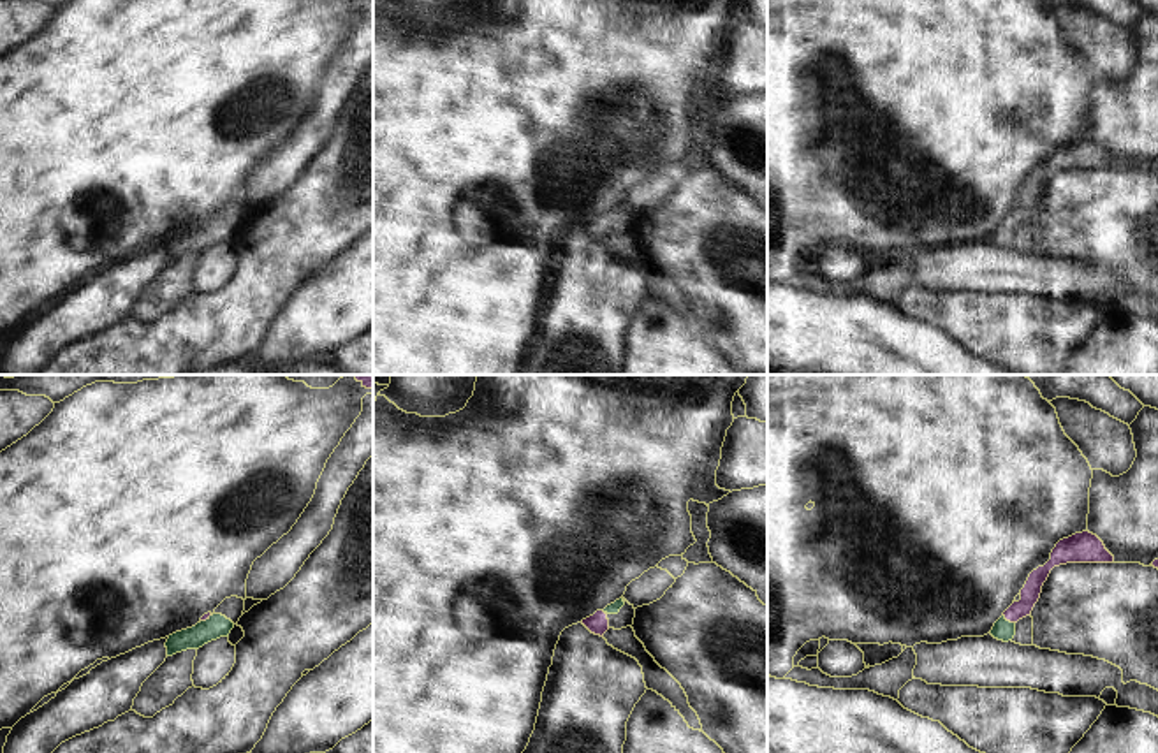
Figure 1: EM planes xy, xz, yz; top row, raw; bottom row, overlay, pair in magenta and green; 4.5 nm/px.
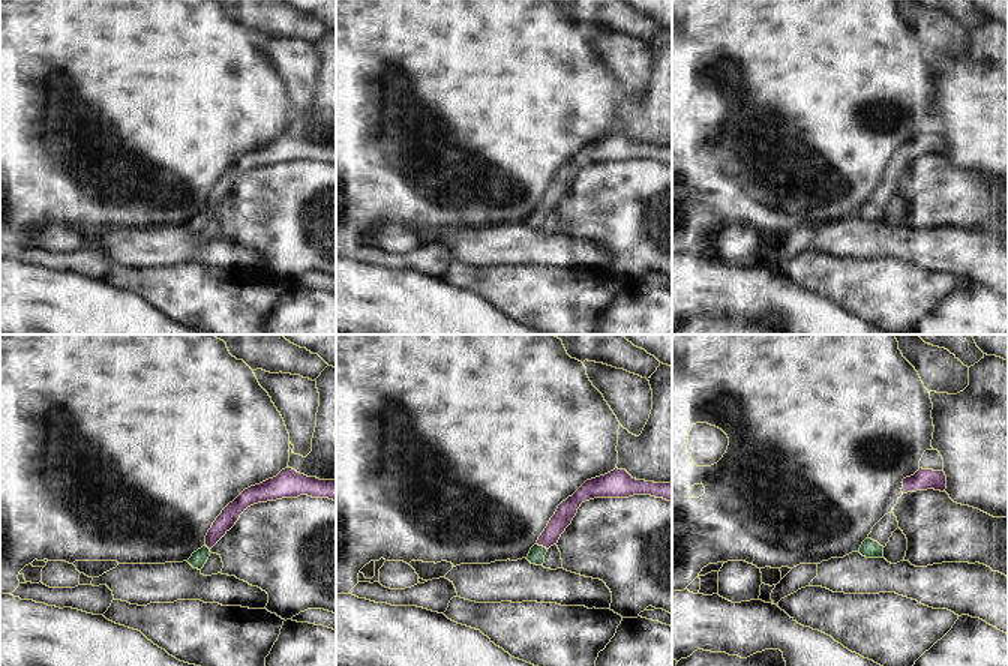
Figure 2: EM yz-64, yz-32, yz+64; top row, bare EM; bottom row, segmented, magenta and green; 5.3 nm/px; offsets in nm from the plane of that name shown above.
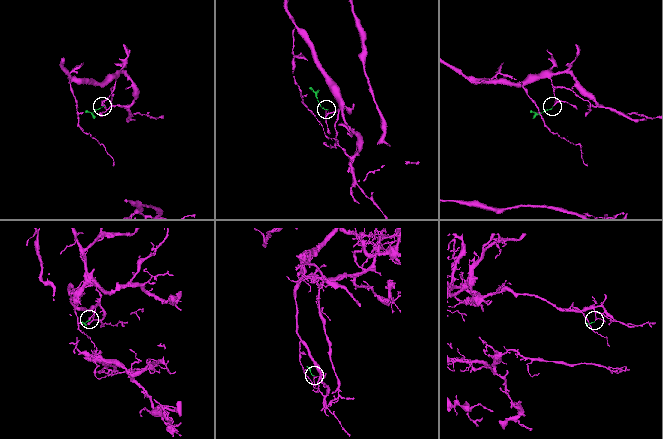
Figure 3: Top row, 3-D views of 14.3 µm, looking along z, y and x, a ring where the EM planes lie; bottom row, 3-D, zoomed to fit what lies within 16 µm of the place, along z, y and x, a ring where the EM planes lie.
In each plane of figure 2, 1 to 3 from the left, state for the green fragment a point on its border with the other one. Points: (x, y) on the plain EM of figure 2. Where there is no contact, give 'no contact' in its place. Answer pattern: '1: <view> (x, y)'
1: yz-64 (207, 210)
2: yz-32 (542, 209)
3: no contact

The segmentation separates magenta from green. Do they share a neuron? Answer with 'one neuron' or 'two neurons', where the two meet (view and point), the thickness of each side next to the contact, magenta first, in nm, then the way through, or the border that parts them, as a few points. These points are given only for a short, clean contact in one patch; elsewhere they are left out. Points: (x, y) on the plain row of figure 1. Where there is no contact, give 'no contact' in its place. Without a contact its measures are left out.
one neuron; meets magenta in yz at (1009, 226); 90 nm thick on the magenta side, 100 nm on the other; runs through yz (1030, 199), (1028, 206), (1009, 226), (1004, 236)

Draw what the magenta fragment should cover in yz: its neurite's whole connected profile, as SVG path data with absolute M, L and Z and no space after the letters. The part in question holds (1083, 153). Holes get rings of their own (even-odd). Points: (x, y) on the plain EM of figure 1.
M1075 139L1056 150L1051 158L1051 165L1033 176L1021 195L1021 206L1014 208L1003 222L994 229L991 241L998 246L1008 248L1015 241L1015 229L1031 220L1035 209L1040 204L1042 192L1047 186L1051 176L1066 169L1112 169L1114 162L1105 155L1103 148L1089 139Z

